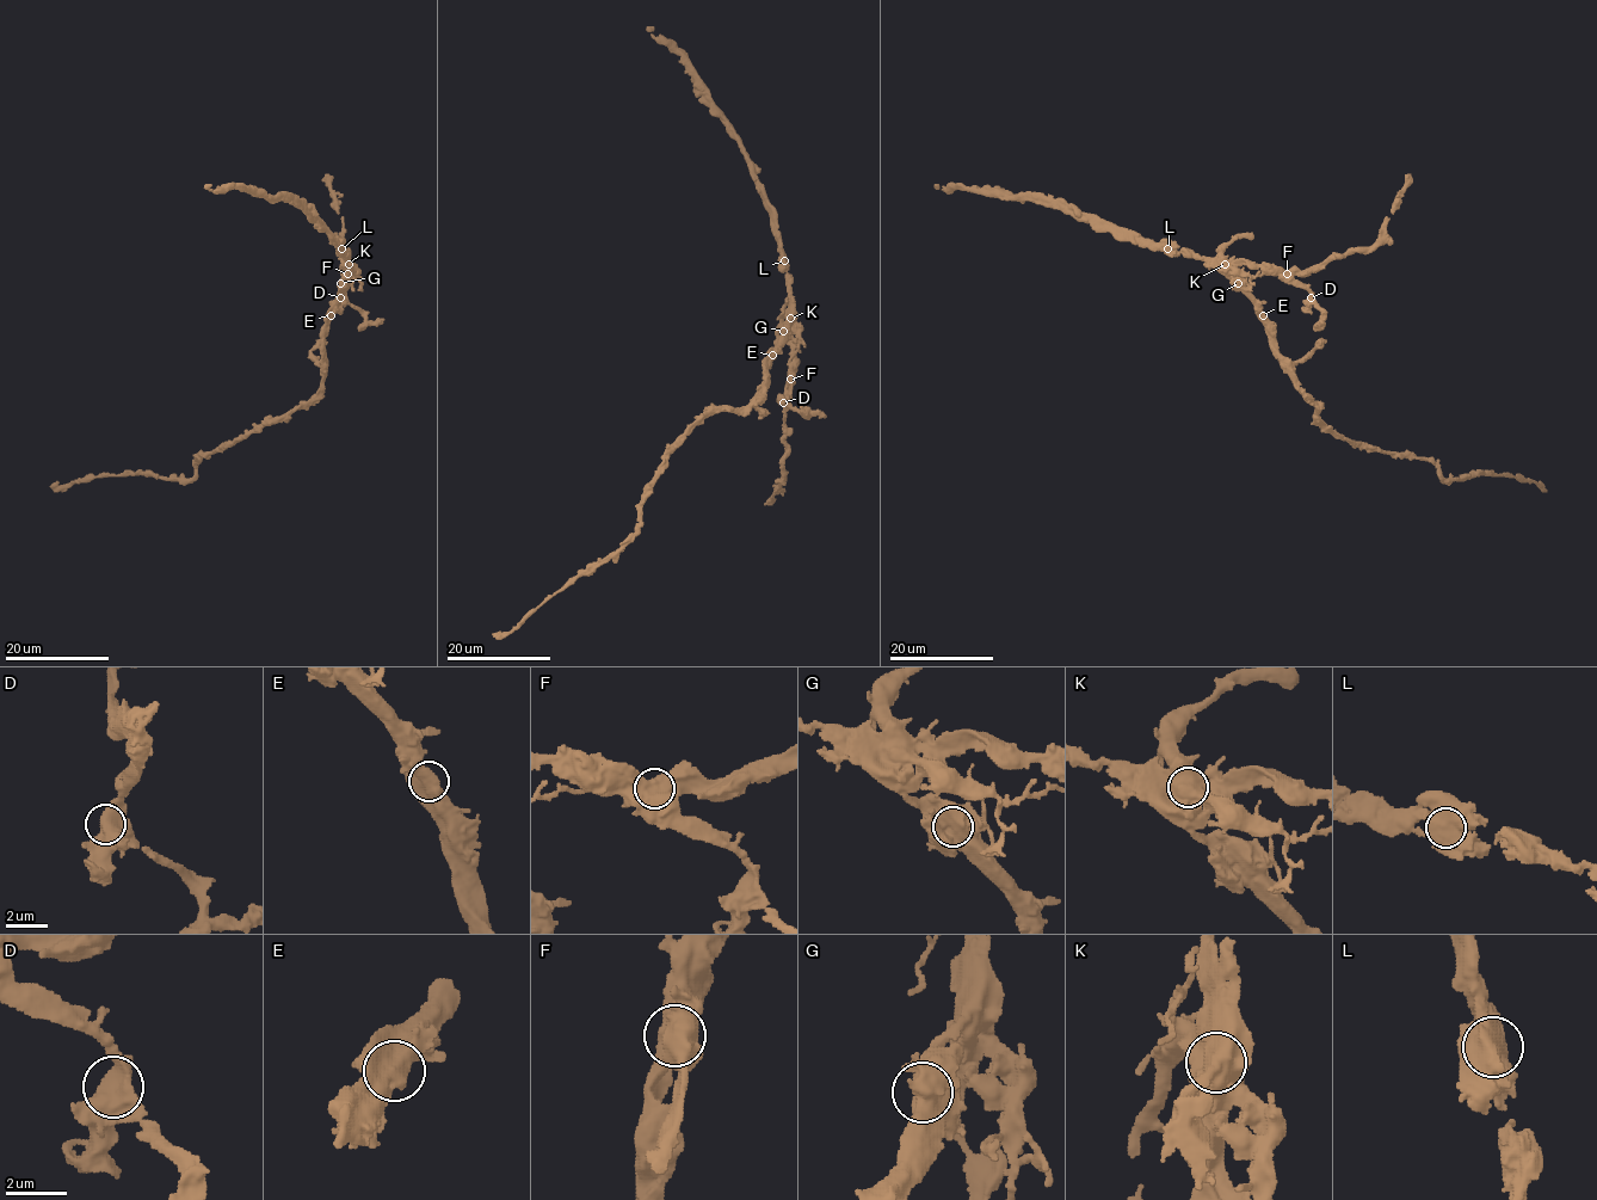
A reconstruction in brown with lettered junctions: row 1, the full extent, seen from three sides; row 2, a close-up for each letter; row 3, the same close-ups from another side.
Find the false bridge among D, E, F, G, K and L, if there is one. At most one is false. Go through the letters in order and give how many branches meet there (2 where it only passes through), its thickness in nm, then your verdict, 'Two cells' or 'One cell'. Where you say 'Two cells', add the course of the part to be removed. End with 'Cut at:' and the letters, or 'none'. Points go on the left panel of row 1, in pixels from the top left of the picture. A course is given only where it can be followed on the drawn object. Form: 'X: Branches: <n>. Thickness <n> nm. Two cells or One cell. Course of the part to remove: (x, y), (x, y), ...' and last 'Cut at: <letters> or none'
D: Branches: 1. Thickness 1100 nm. One cell
E: Branches: 1. Thickness 1050 nm. One cell
F: Branches: 1. Thickness 1200 nm. One cell
G: Branches: 1. Thickness 1350 nm. One cell
K: Branches: 1. Thickness 1300 nm. Two cells
L: Branches: 1. Thickness 1400 nm. One cell
Cut at: K

